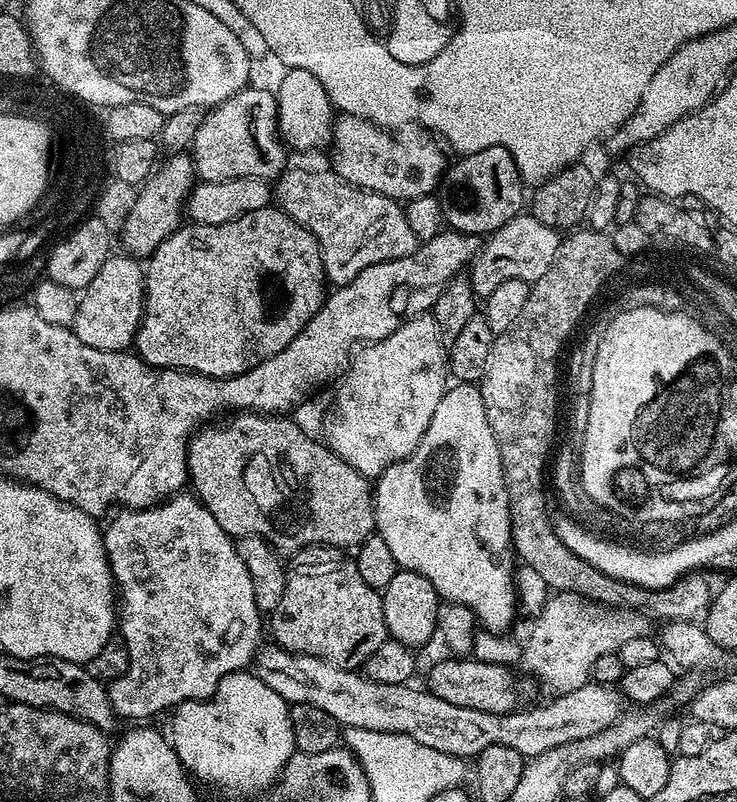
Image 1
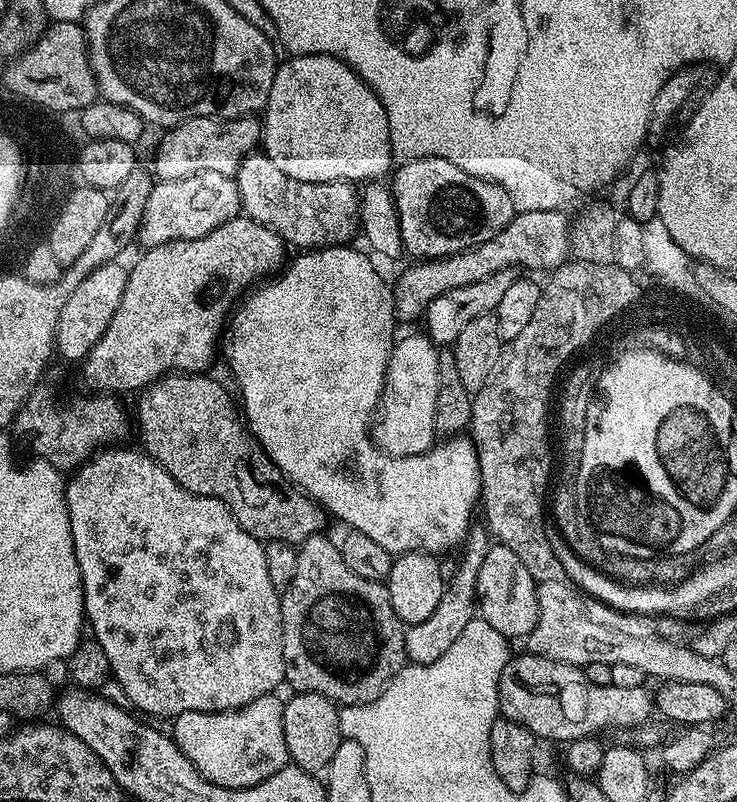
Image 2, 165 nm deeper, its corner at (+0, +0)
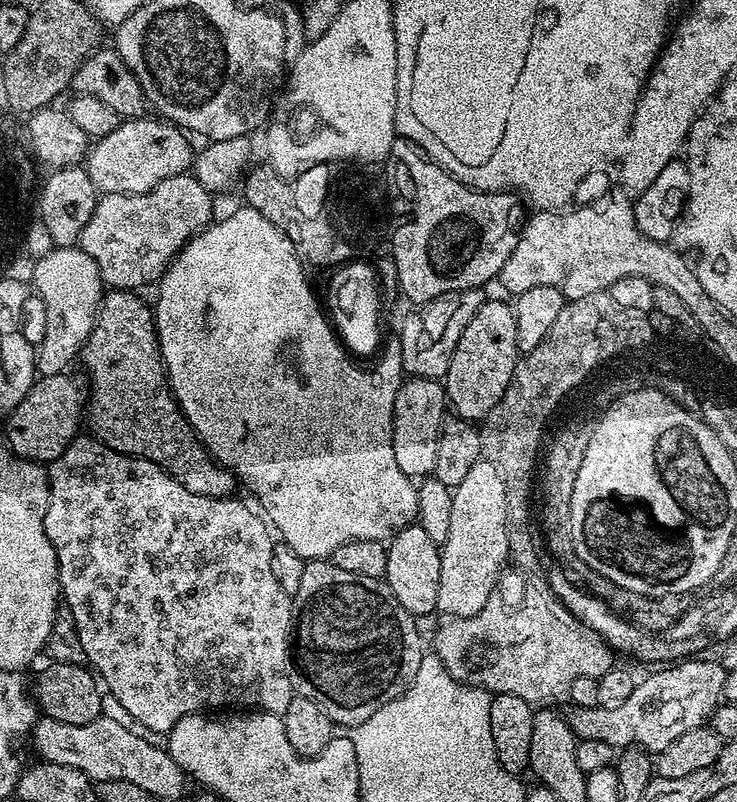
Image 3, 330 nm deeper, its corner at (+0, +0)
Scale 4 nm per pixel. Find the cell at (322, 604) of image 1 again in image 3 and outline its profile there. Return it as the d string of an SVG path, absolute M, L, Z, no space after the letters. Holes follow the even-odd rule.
M331 559L309 560L302 570L302 582L298 585L298 594L294 597L294 684L299 695L310 698L324 707L324 713L337 725L348 724L355 726L368 720L370 714L382 710L382 706L389 704L394 698L398 698L414 682L414 674L418 674L418 666L422 666L422 658L426 654L426 648L420 641L420 632L416 629L417 617L410 615L405 608L394 598L390 586L384 580L374 578L362 578L359 574L350 574L346 570L338 570Z

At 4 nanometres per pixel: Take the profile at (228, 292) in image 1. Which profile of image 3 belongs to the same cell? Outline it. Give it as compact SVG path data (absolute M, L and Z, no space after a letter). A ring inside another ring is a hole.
M63 372L33 379L22 402L18 402L18 406L14 406L14 410L6 417L5 424L8 425L4 428L3 439L15 456L47 466L58 458L58 454L62 454L62 450L66 450L66 446L70 446L70 442L81 431L86 416L86 388L81 384L72 374Z

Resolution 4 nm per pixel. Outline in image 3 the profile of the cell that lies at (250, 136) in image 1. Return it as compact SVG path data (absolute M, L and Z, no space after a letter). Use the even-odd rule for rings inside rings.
M164 118L125 119L110 134L99 137L89 147L86 167L101 193L142 194L166 178L185 175L191 169L194 147L176 125Z

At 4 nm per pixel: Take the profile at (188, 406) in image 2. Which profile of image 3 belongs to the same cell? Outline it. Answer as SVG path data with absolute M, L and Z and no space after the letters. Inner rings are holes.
M112 290L101 299L100 308L96 312L96 324L90 330L90 334L84 343L84 351L82 353L82 361L84 360L84 368L88 371L87 383L90 385L90 395L86 400L86 424L90 429L91 435L100 439L107 448L113 448L116 452L121 452L124 456L137 456L140 460L149 460L157 464L166 474L170 474L170 478L174 478L182 486L186 486L186 490L190 490L190 494L202 494L203 496L227 496L231 497L235 488L238 488L238 481L228 469L223 468L220 464L209 456L204 445L200 443L196 437L196 431L188 424L187 418L182 414L182 410L178 406L178 402L172 396L172 389L166 383L164 375L164 363L160 360L160 346L156 343L156 330L154 327L154 312L148 304L143 300L143 295L137 294L132 290Z

